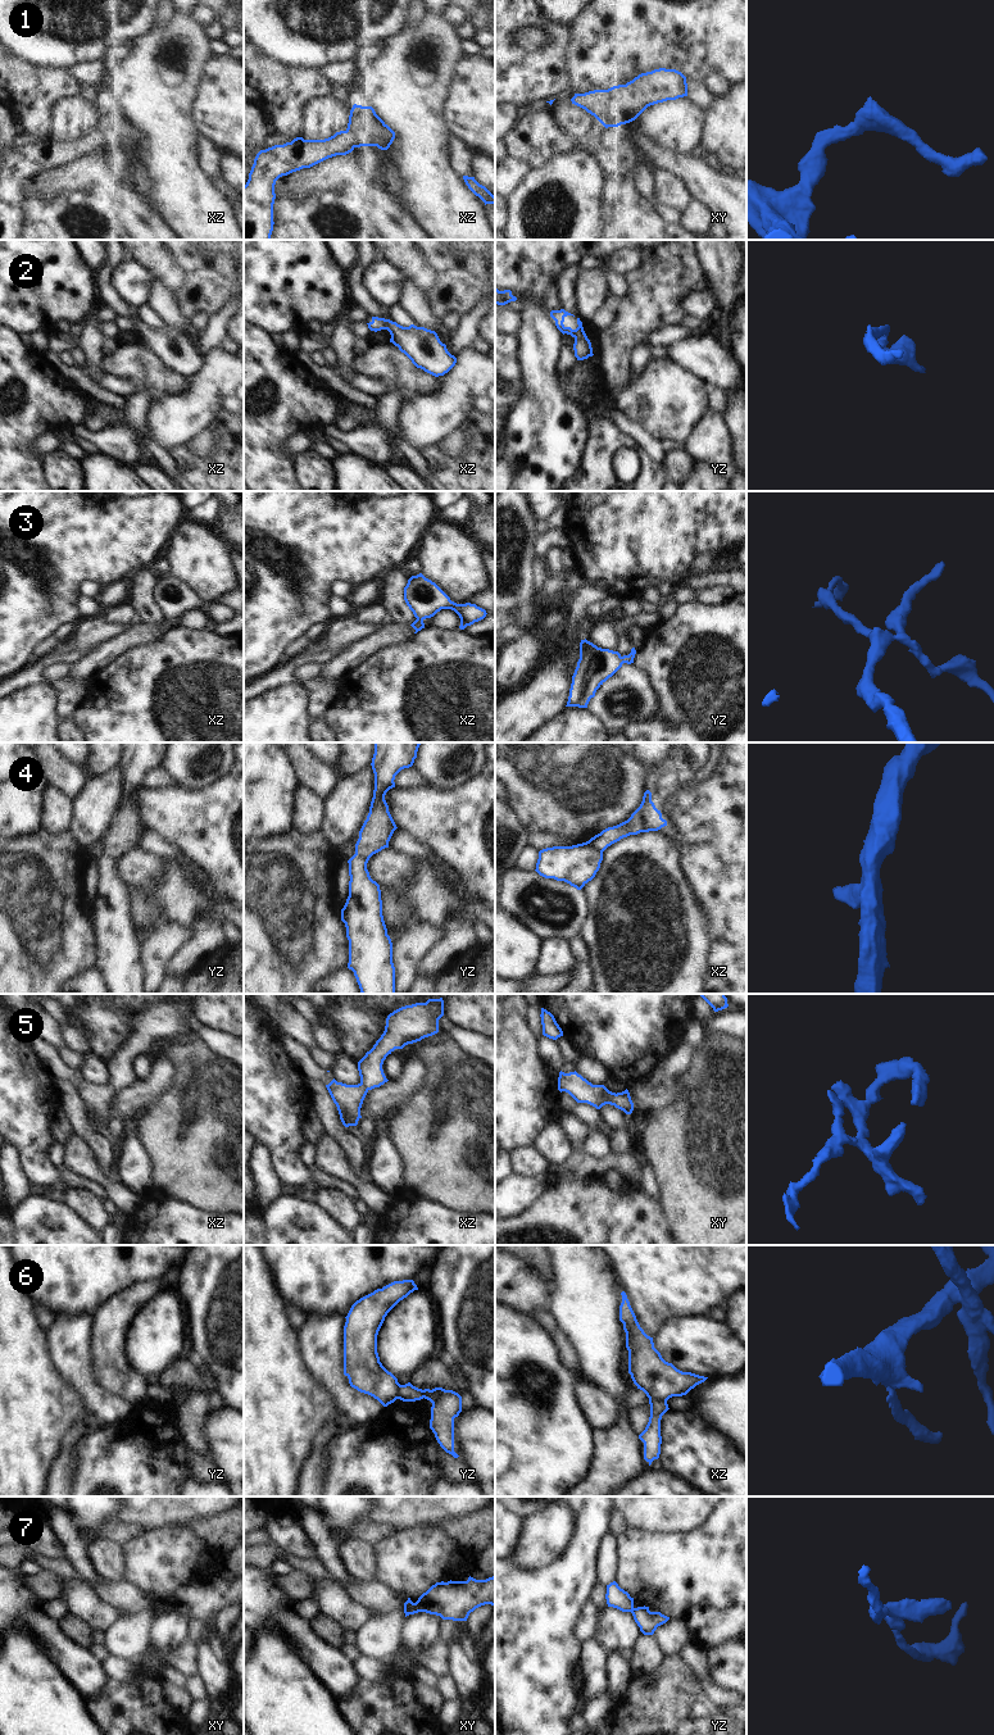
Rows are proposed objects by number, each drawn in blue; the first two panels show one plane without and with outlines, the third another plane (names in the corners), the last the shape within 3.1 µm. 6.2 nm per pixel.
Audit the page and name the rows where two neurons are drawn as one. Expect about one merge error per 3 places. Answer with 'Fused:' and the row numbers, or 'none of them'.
Fused: 2, 4, 6, 7

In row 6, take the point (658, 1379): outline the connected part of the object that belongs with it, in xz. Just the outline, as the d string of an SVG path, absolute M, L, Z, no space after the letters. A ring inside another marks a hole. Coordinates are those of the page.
M625 1291L621 1293L619 1321L626 1332L628 1350L628 1373L637 1389L649 1399L667 1402L672 1396L686 1395L708 1377L682 1372L666 1362L654 1348L653 1337L640 1327Z

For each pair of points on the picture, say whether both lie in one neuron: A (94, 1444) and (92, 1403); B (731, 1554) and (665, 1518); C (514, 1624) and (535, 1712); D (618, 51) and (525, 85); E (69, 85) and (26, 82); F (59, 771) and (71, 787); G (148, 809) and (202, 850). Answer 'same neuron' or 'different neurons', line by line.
A: different neurons
B: different neurons
C: same neuron
D: different neurons
E: same neuron
F: same neuron
G: same neuron

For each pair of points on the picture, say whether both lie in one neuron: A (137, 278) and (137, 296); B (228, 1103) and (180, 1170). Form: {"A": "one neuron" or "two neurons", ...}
{"A": "one neuron", "B": "one neuron"}

